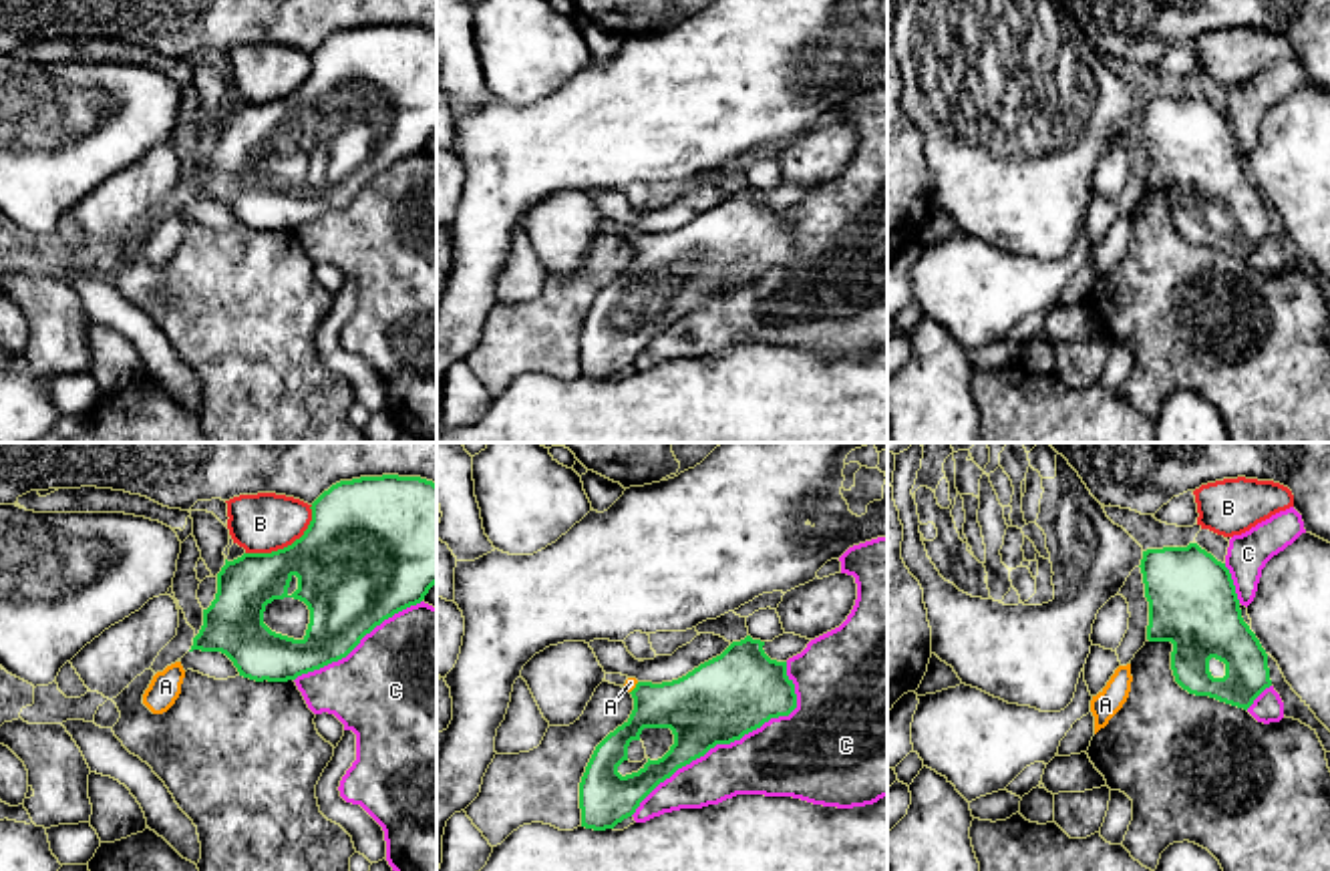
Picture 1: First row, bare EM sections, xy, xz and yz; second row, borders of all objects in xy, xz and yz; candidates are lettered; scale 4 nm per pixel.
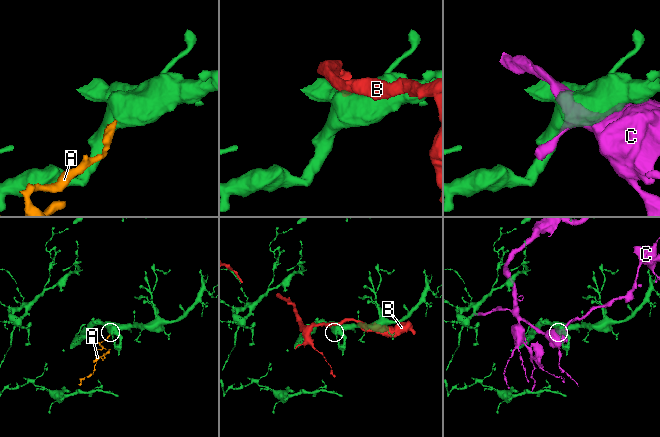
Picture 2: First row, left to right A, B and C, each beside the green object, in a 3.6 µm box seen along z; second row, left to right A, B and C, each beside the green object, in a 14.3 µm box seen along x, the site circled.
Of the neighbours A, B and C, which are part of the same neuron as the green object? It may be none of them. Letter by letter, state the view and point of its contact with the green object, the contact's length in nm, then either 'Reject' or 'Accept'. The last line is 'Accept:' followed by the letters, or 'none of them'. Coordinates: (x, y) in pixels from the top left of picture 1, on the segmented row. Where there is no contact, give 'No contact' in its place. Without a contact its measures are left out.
A: Touches green at xz (634, 688). Shared border 60 nm. Accept
B: Touches green at xy (288, 546). Shared border 340 nm. Reject
C: Touches green at xz (733, 741). Shared border 850 nm. Reject
Accept: A

